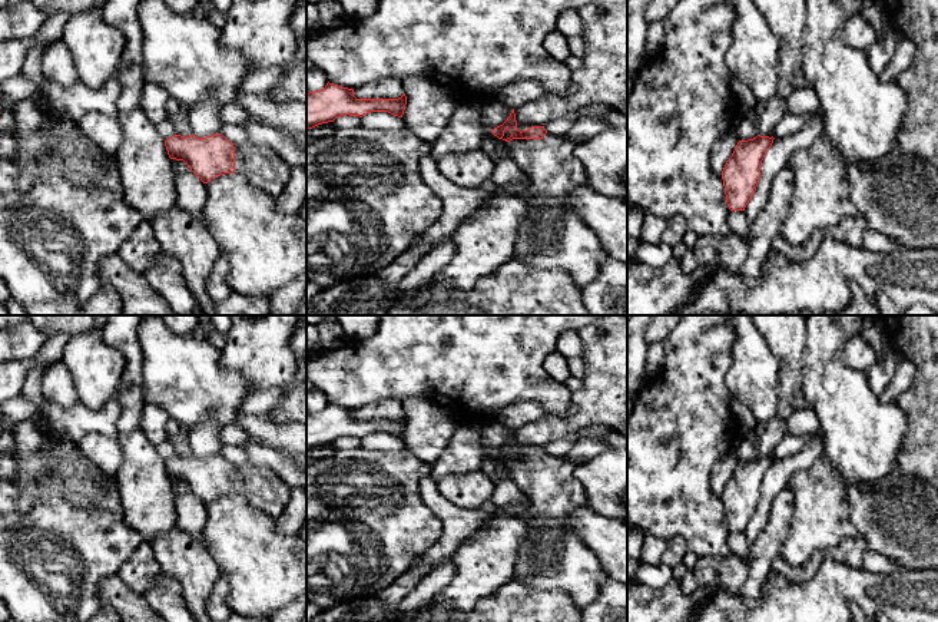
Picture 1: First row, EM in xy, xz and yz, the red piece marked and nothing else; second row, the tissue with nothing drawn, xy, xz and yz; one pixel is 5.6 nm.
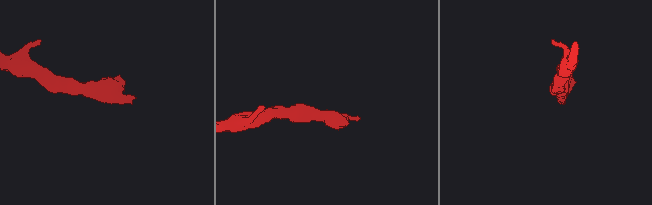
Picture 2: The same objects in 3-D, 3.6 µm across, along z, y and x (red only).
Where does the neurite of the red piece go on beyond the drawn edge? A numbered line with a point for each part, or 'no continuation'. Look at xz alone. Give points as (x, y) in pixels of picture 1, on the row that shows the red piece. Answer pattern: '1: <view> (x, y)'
1: xz (552, 235)

